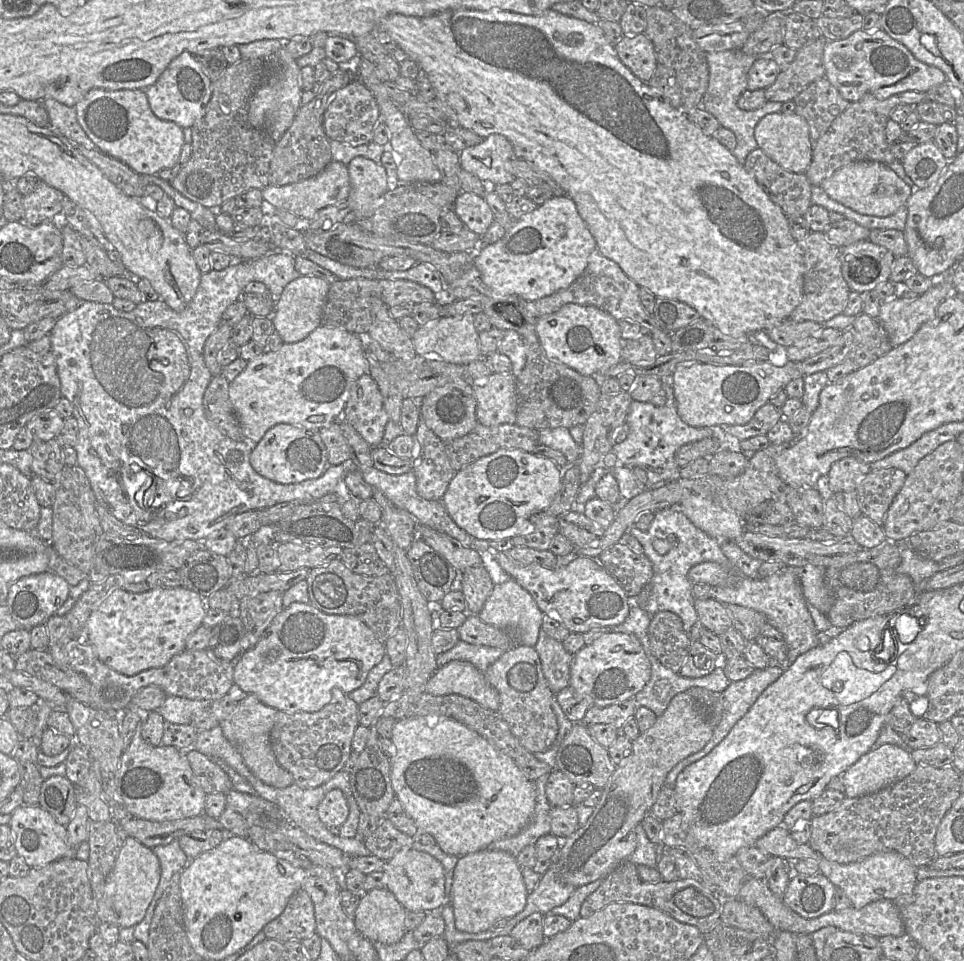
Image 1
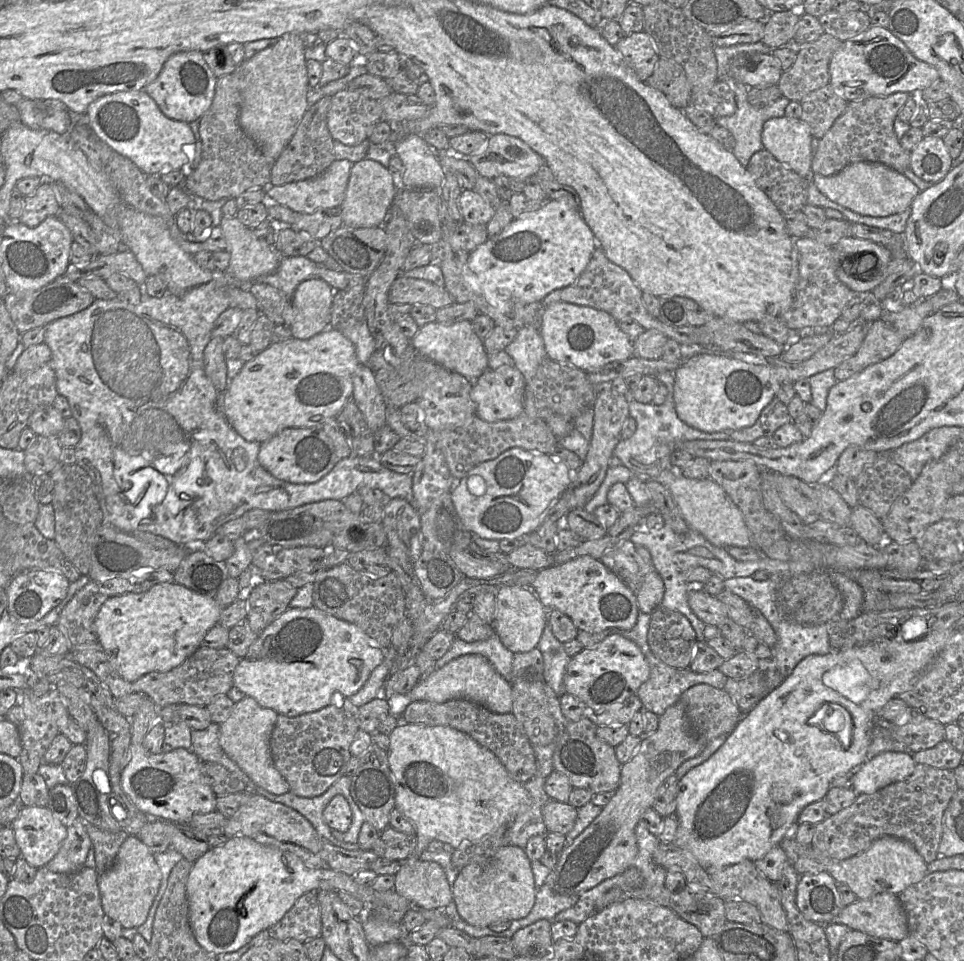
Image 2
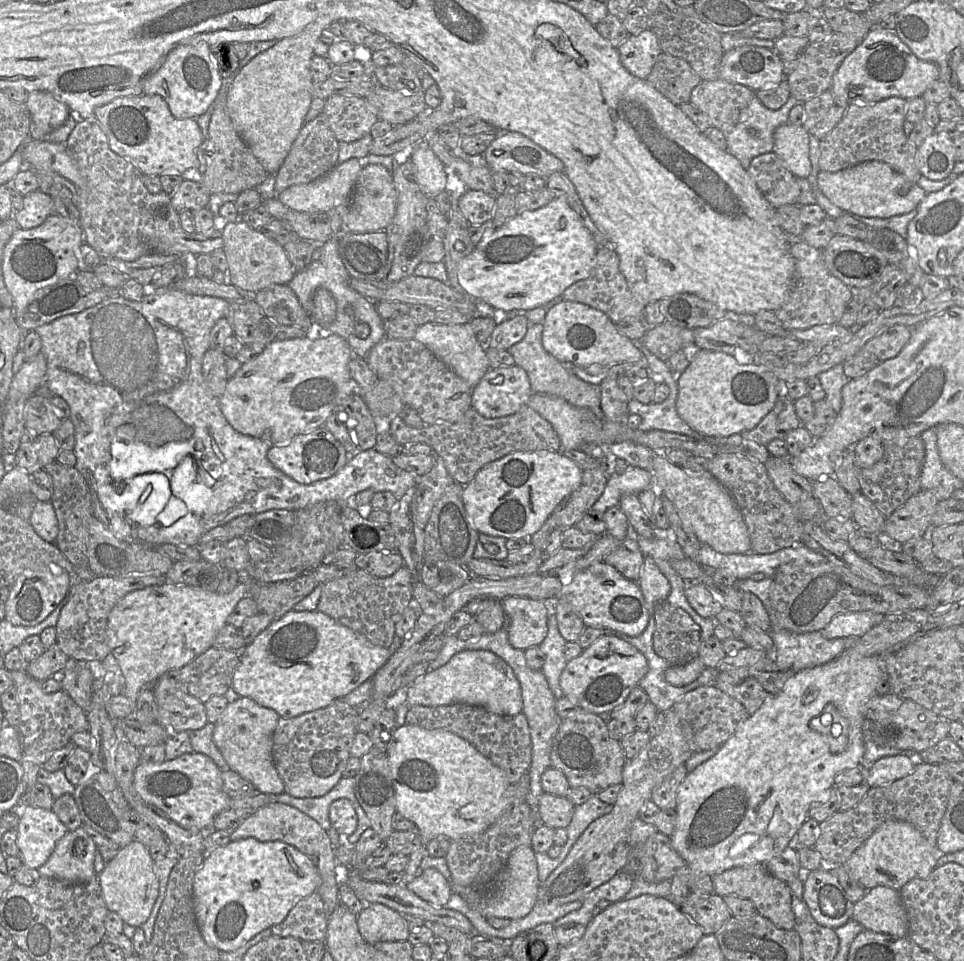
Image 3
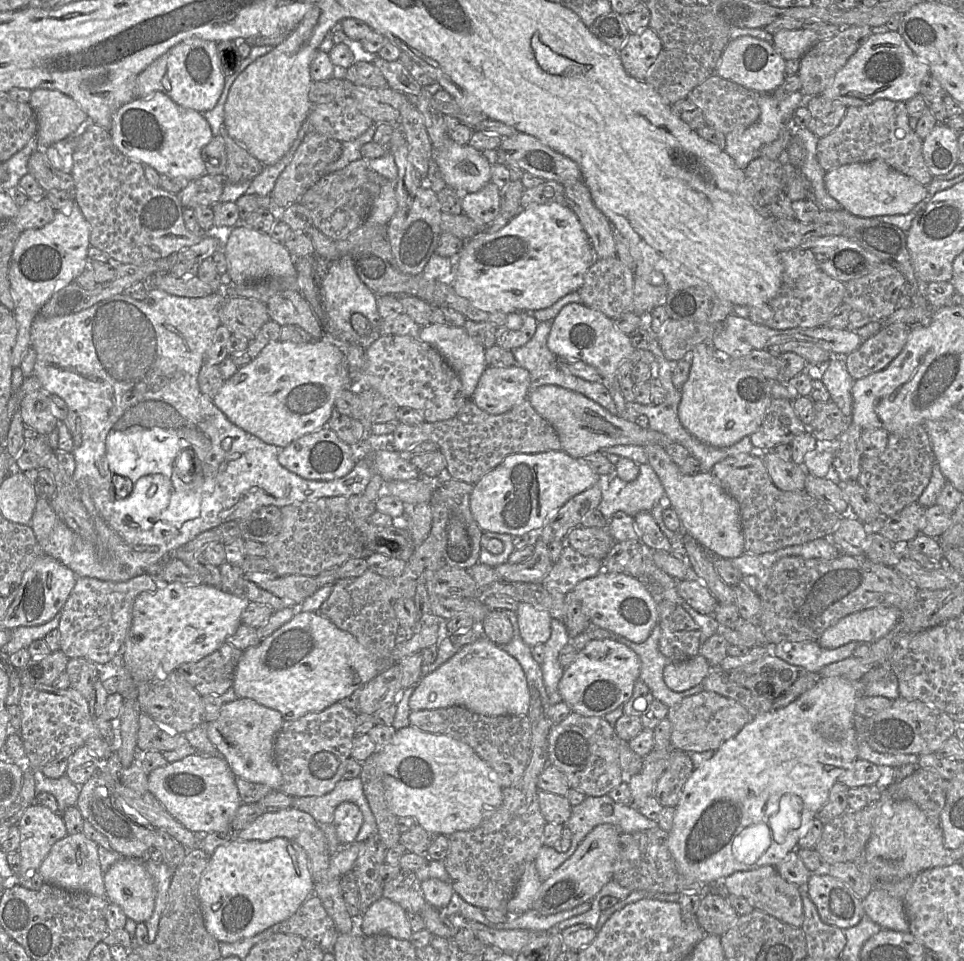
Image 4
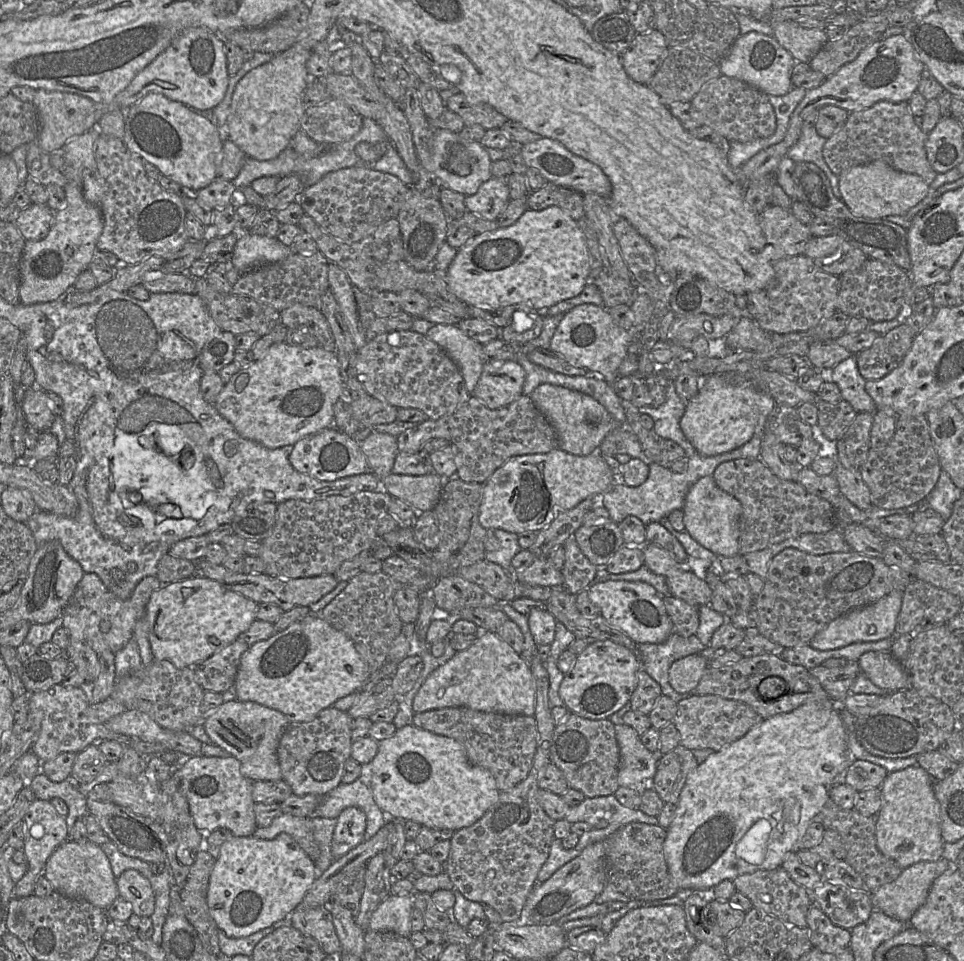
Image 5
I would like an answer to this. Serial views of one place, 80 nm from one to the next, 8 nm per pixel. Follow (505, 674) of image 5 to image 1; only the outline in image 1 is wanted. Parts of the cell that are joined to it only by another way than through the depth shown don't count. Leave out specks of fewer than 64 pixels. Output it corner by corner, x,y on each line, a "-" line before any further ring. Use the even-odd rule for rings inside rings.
451,661
445,666
438,668
428,680
425,692
437,696
449,694
461,695
492,711
498,711
500,707
499,694
497,690
489,684
485,673
466,661

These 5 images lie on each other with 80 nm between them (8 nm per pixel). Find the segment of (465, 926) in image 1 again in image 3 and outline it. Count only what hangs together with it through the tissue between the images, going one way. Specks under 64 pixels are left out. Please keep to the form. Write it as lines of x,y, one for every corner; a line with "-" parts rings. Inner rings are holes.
519,846
511,852
506,866
491,886
478,886
464,899
485,918
520,919
533,909
540,885
535,852
531,846

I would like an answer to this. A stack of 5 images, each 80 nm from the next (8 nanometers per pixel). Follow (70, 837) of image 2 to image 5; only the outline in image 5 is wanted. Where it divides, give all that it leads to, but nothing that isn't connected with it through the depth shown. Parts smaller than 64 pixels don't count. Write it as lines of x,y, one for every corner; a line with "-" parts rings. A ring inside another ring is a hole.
68,839
58,846
45,864
44,876
54,890
64,896
85,900
106,910
119,896
116,877
101,847
91,841

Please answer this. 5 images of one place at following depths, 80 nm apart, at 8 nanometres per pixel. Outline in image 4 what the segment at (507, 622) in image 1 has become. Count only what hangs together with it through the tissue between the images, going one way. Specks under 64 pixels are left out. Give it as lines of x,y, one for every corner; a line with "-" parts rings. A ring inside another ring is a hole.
520,602
516,611
520,636
529,647
546,643
551,636
550,614
533,605

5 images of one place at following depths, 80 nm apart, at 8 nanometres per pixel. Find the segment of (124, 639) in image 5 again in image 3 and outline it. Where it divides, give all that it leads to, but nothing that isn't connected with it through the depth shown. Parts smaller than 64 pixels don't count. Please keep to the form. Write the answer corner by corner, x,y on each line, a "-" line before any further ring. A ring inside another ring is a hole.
129,575
124,578
98,576
90,581
76,581
70,588
68,601
57,620
56,643
69,657
78,661
102,661
110,653
107,642
108,616
113,607
128,593
165,583
164,576

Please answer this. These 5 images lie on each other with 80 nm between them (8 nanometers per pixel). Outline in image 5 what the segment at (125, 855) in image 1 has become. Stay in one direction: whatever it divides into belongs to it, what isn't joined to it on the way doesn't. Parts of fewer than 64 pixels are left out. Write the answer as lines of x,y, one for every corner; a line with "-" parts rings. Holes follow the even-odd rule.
129,869
116,878
119,897
132,905
133,914
150,917
155,909
155,895
149,880

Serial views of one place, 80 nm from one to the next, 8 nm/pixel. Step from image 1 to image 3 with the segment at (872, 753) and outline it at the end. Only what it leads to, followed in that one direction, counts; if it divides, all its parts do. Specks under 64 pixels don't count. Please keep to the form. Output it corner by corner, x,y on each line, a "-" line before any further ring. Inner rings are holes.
906,755
886,756
866,768
864,783
870,788
879,787
911,774
916,761

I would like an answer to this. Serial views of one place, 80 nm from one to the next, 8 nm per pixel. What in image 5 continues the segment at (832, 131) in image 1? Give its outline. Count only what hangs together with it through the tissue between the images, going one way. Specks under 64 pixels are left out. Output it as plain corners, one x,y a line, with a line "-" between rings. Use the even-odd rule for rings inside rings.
878,101
869,108
849,113
842,127
826,139
822,153
837,176
853,166
882,160
898,171
920,176
929,185
938,173
927,159
926,138
927,134
915,122
907,102

